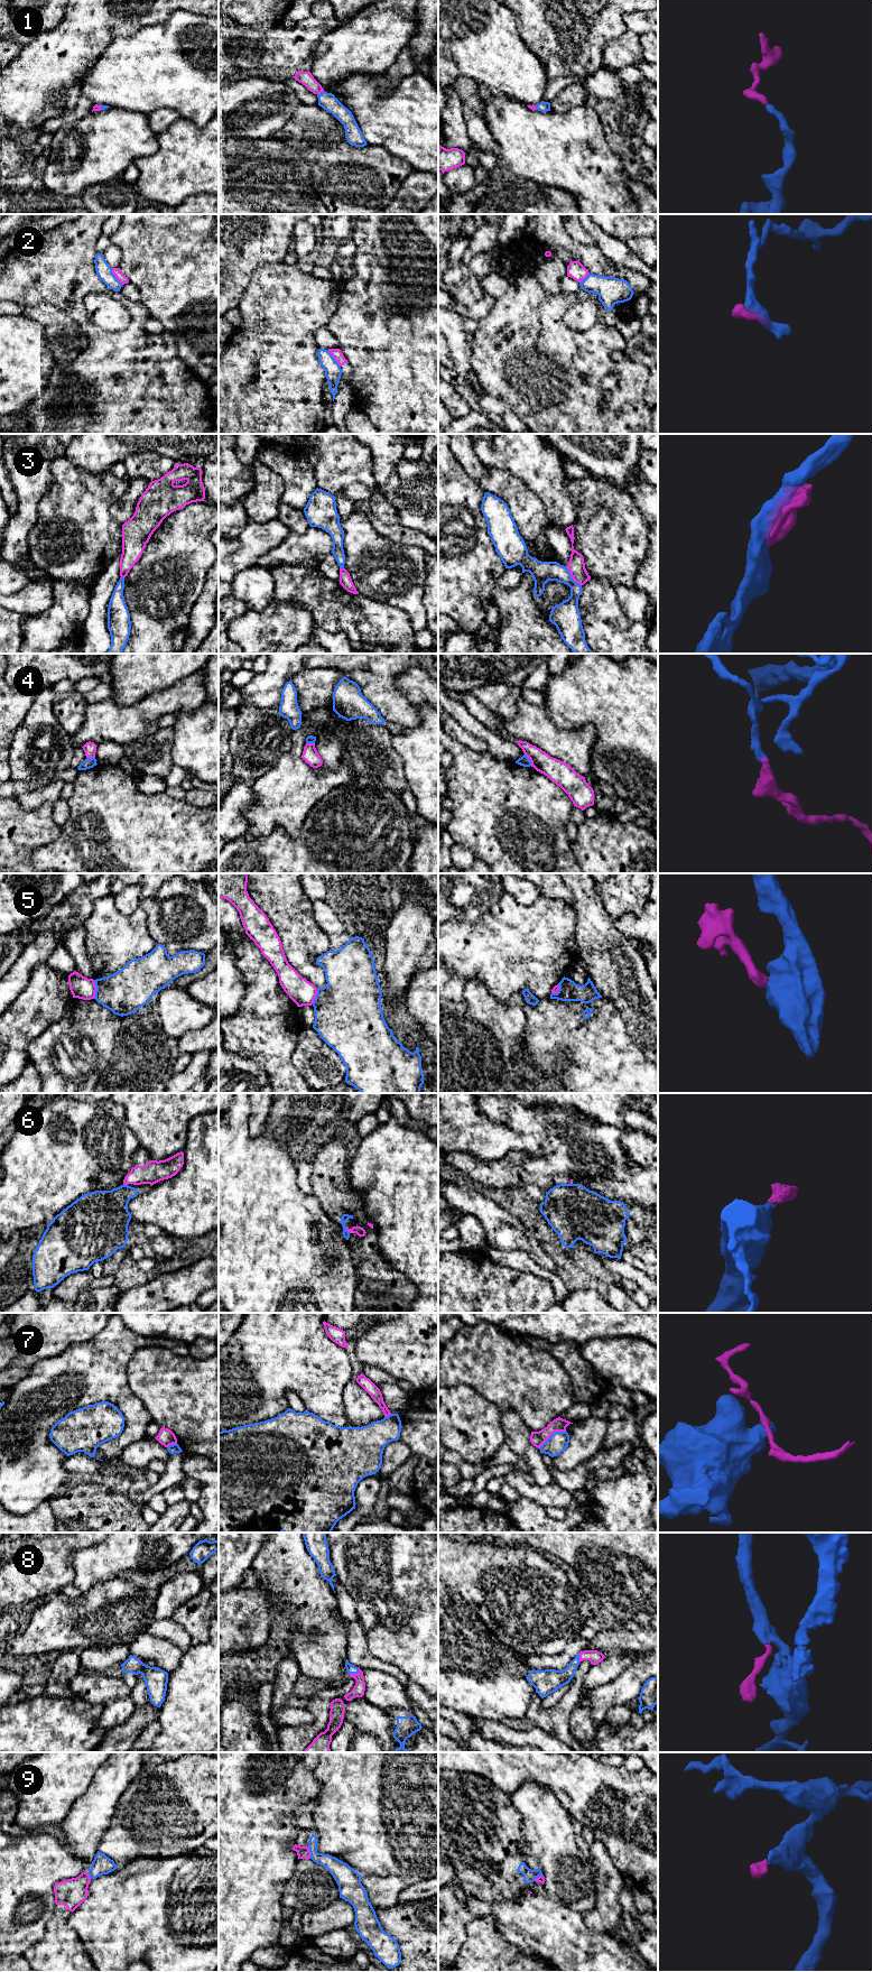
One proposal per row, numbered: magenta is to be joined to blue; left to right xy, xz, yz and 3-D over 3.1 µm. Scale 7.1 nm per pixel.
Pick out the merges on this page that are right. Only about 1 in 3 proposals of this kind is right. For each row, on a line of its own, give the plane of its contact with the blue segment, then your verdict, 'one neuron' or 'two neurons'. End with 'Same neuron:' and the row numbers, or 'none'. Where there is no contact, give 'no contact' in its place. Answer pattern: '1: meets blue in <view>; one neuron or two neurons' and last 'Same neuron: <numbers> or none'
1: meets blue in xz; one neuron
2: meets blue in xy; two neurons
3: meets blue in yz; two neurons
4: meets blue in yz; two neurons
5: meets blue in xy; two neurons
6: meets blue in xz; two neurons
7: meets blue in yz; two neurons
8: meets blue in xz; one neuron
9: meets blue in xz; two neurons
Same neuron: 1, 8

